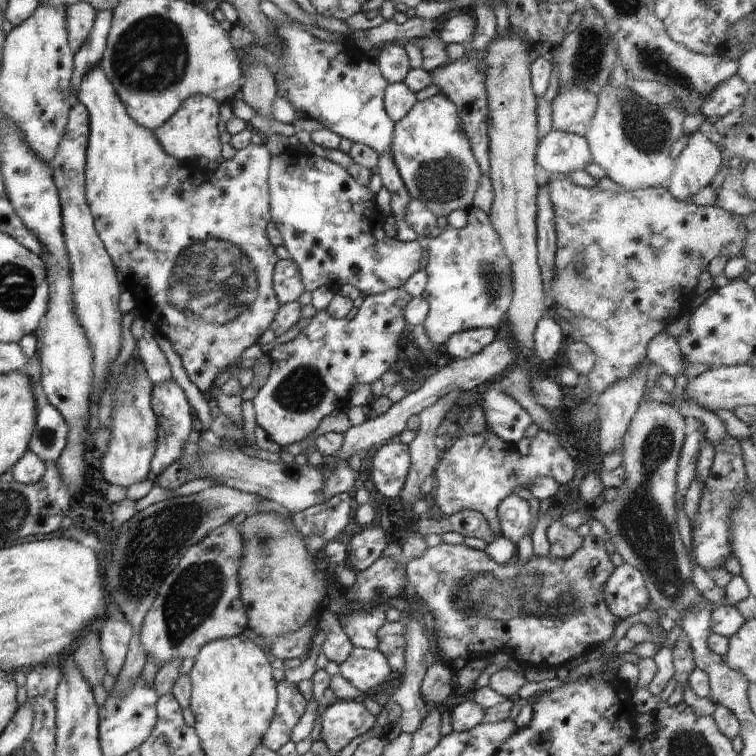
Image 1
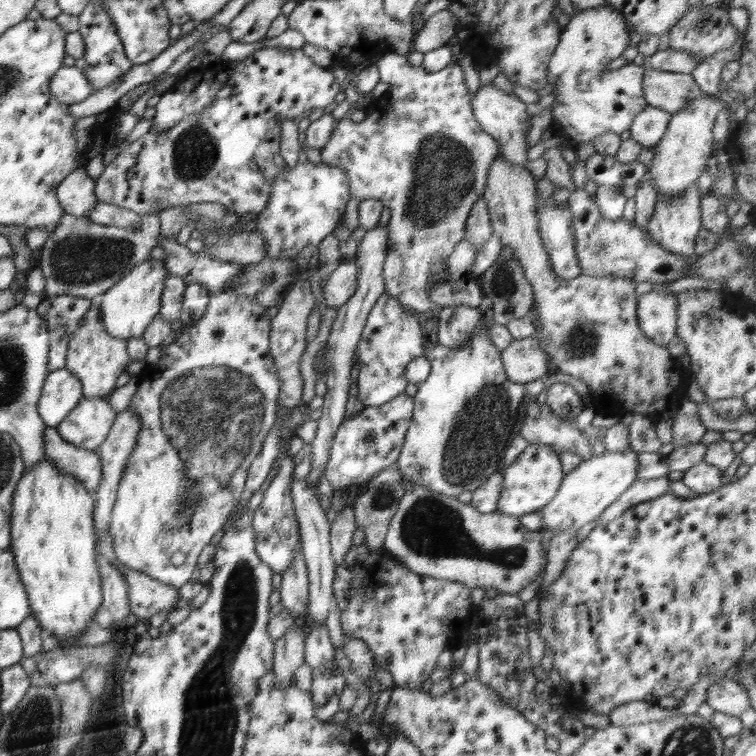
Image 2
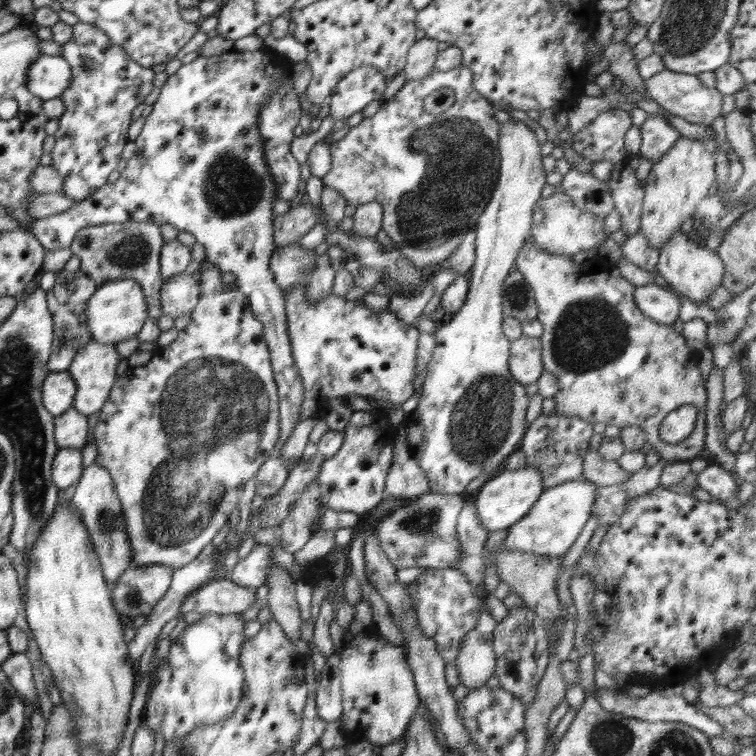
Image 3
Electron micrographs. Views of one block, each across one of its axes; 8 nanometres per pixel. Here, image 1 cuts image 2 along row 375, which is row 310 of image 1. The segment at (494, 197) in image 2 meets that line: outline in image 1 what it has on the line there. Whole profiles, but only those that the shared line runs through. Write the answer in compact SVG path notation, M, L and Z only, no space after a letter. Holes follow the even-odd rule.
M552 173L550 182L548 182L548 196L550 196L550 202L552 202L552 206L554 206L554 228L558 248L555 254L554 280L552 280L552 286L550 286L550 296L547 298L547 306L558 306L558 308L570 310L570 312L574 314L574 318L570 320L570 323L566 324L565 335L567 341L578 340L586 342L586 344L590 346L590 350L594 352L596 362L592 370L583 377L583 380L587 382L588 388L590 388L590 395L598 396L602 394L608 386L616 384L618 380L626 380L626 378L630 378L632 374L638 374L638 370L642 368L642 364L644 364L644 360L646 360L647 357L648 342L650 342L656 334L664 331L666 326L672 324L672 322L682 314L691 315L692 312L698 308L698 306L694 304L694 298L698 296L695 290L697 282L700 280L700 274L704 272L709 262L720 254L727 253L730 259L742 257L744 242L746 242L746 236L748 236L750 227L747 218L739 217L720 207L703 206L676 200L665 186L638 189L635 191L627 191L626 189L607 191L596 187L582 188L576 186L576 184L568 178L568 175Z

